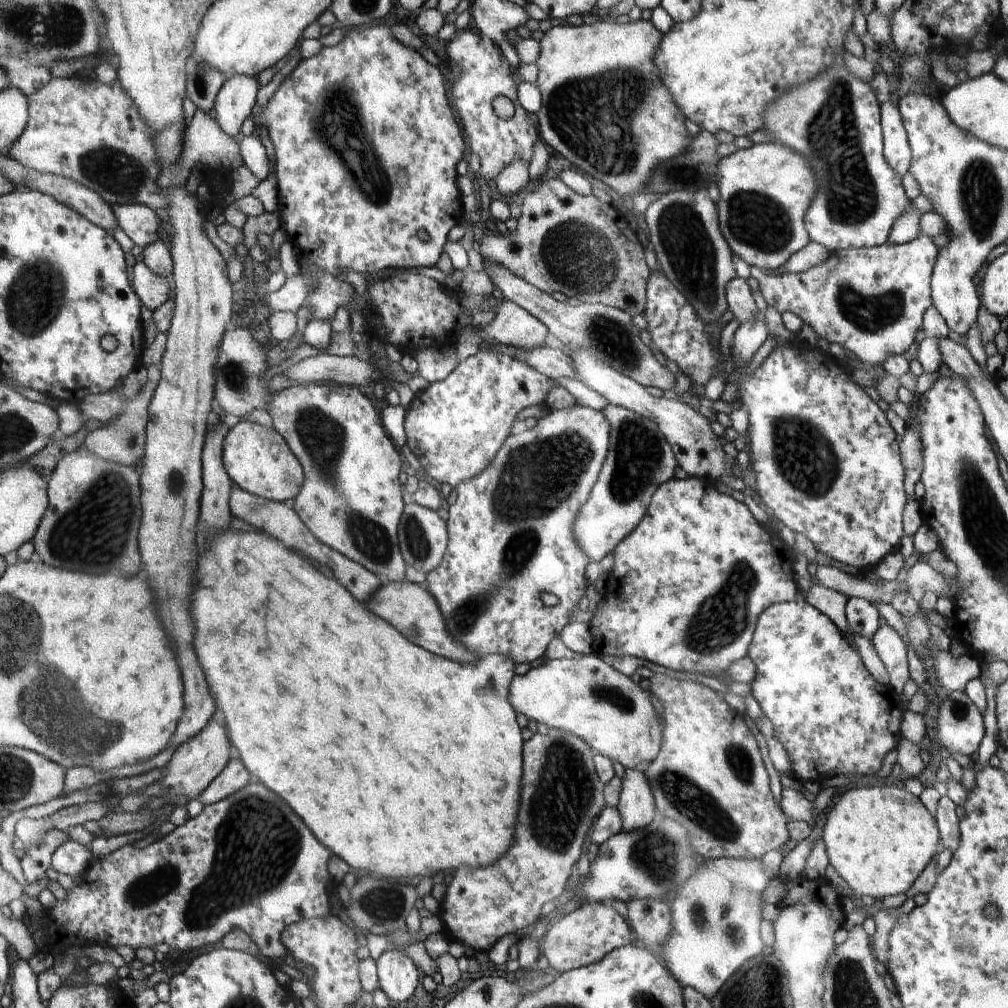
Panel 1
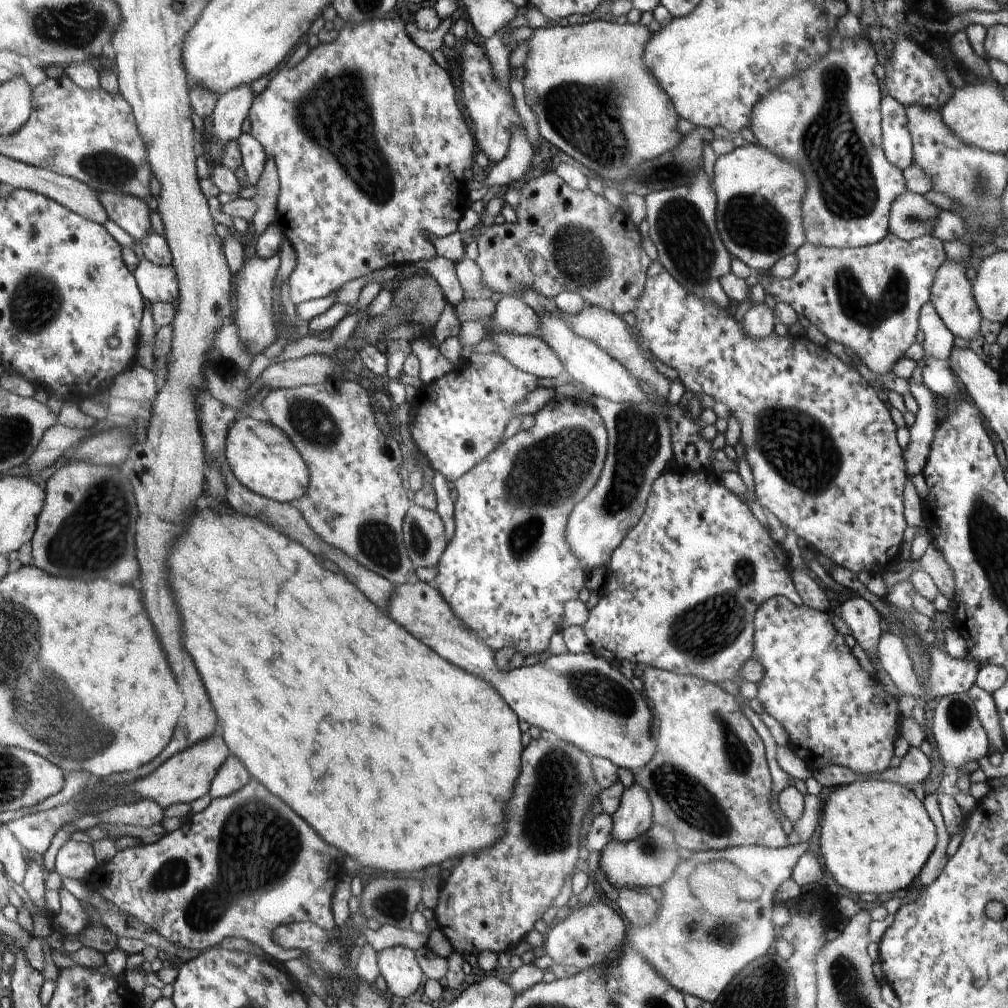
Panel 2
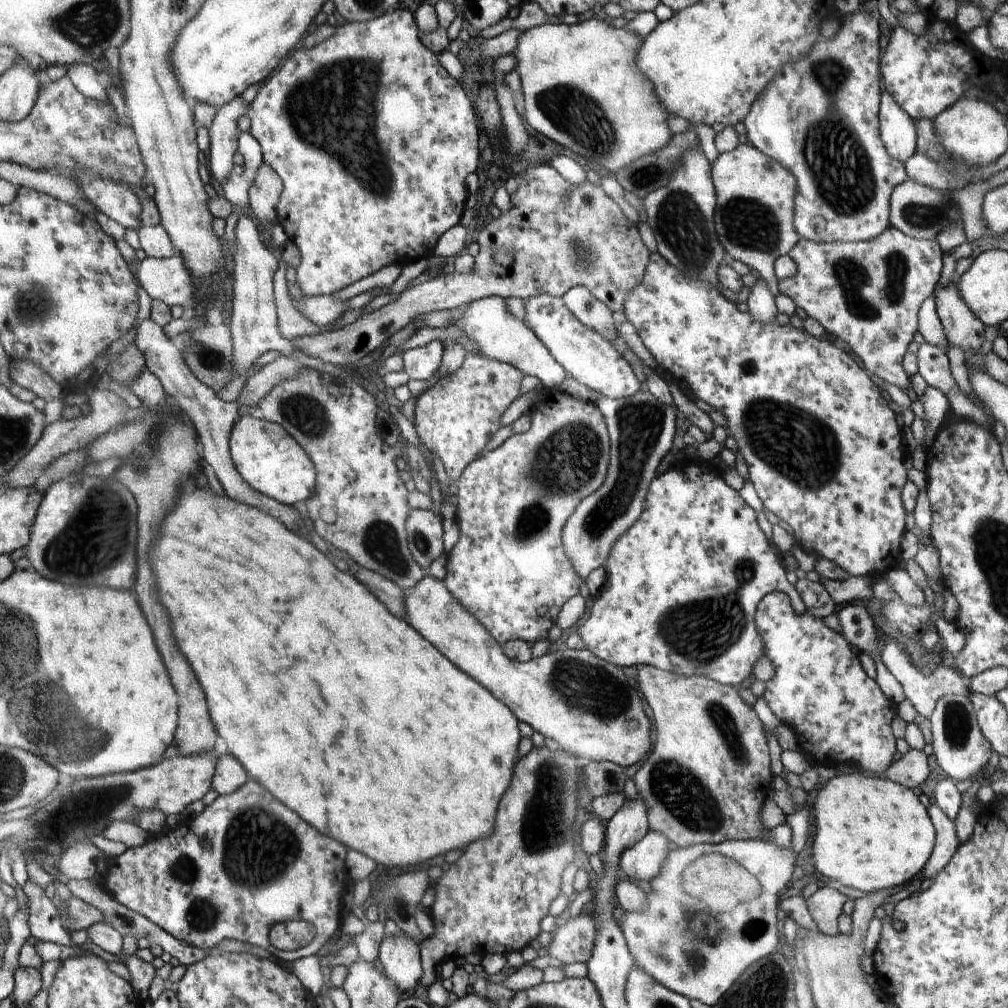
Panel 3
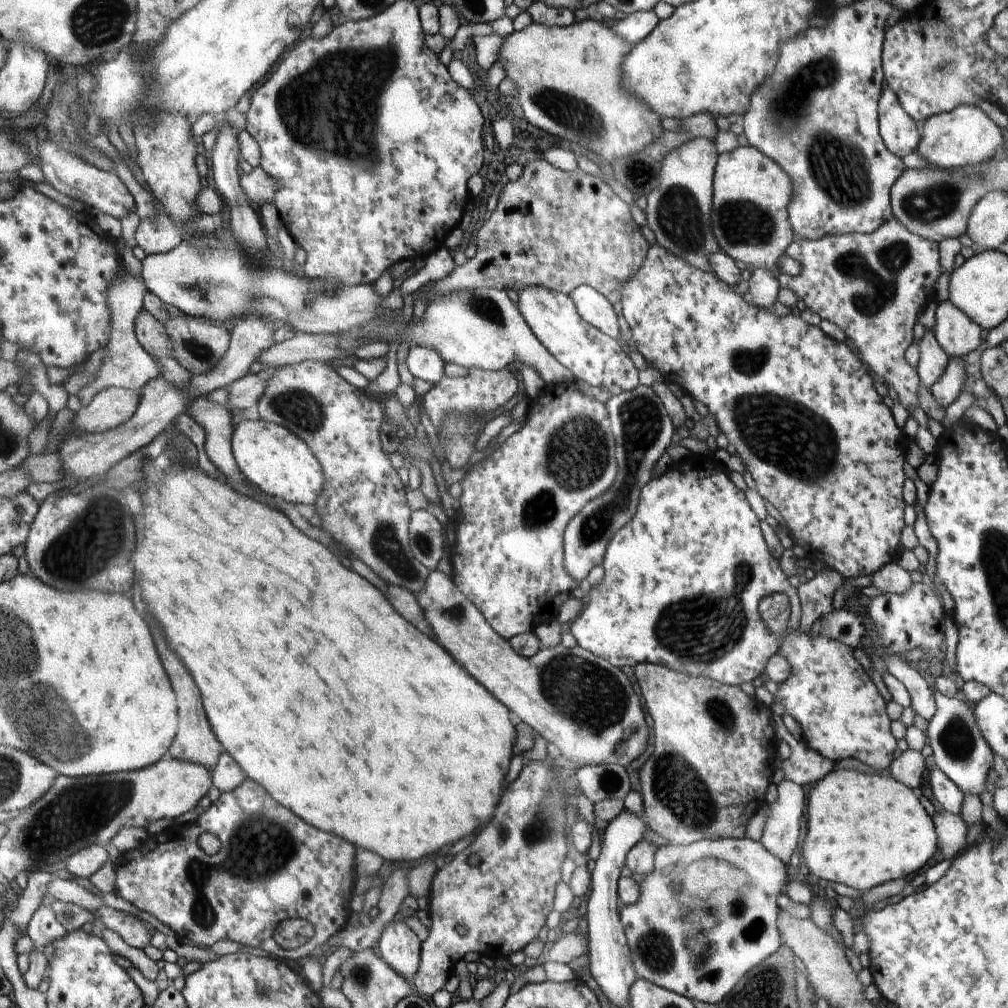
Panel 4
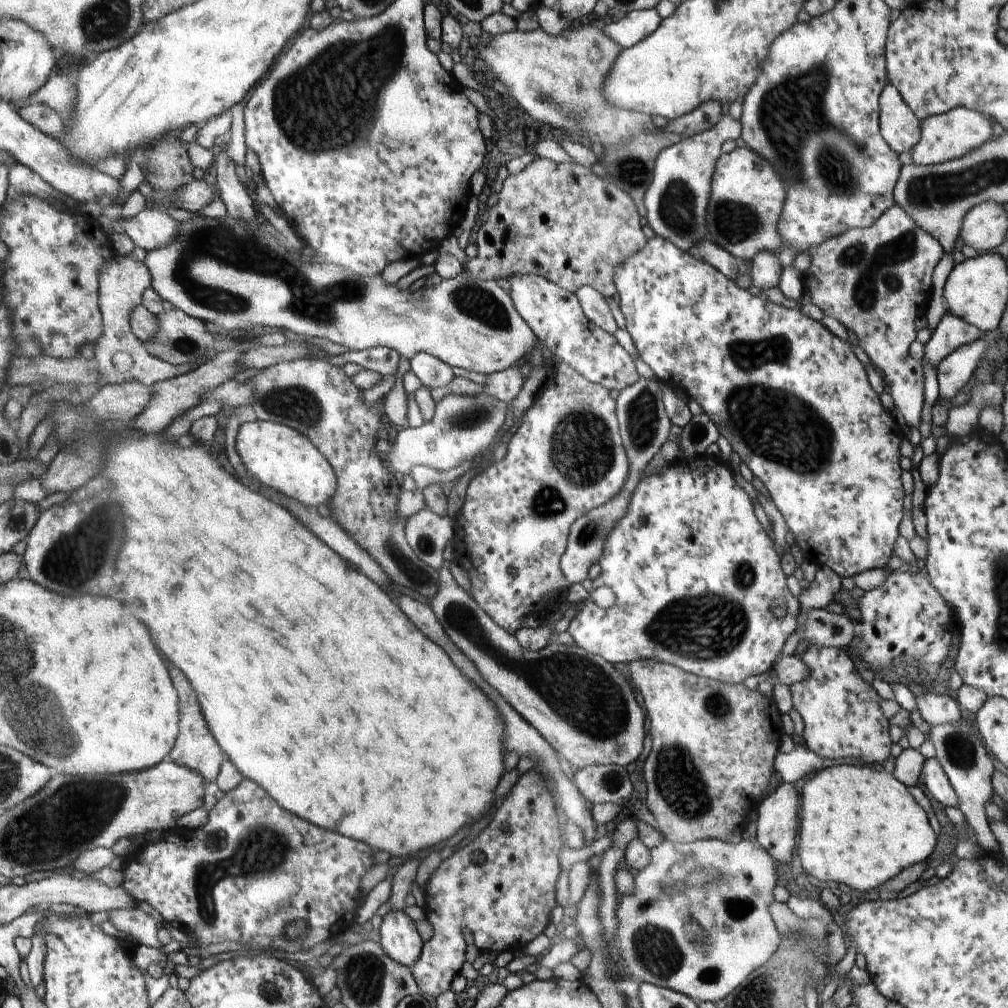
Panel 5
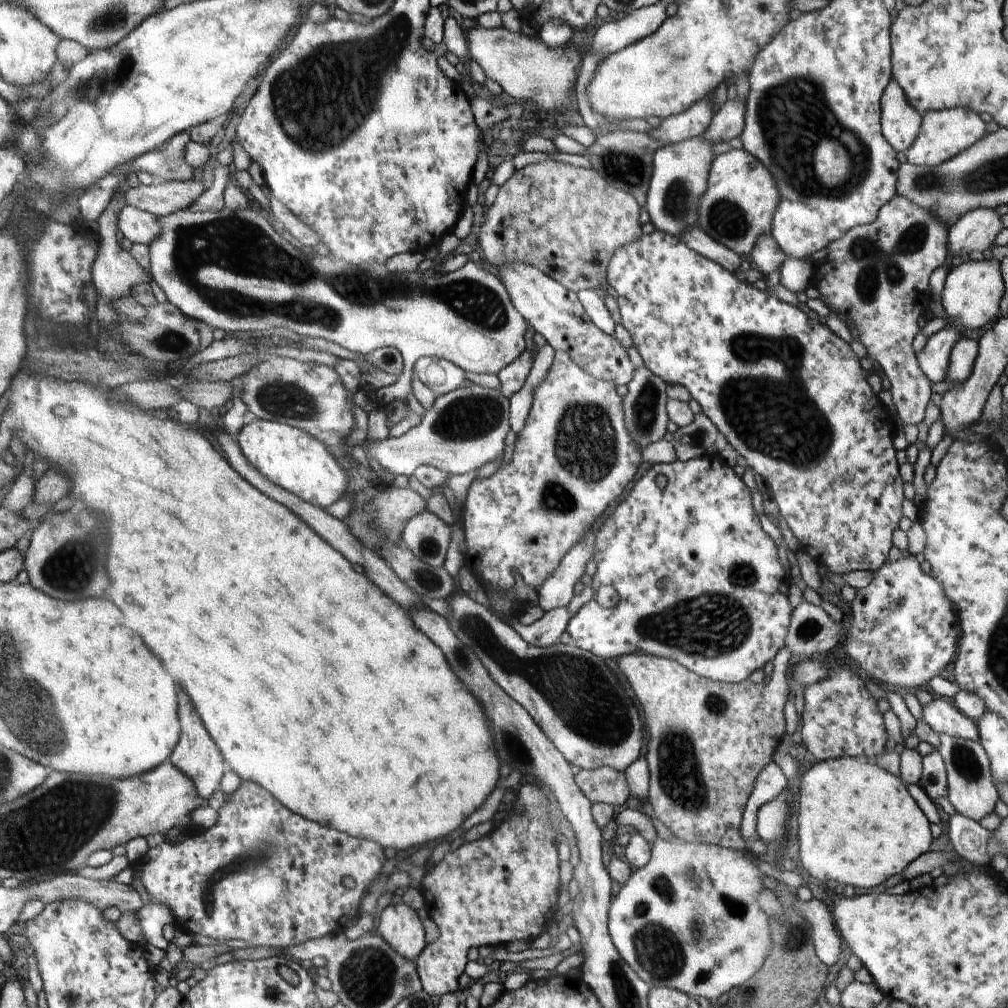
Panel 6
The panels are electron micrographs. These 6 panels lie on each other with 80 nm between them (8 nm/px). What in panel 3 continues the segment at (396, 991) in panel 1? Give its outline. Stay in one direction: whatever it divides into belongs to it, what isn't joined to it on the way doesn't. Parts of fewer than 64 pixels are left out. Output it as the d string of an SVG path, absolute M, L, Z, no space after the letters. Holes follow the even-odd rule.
M404 932L398 938L385 938L379 944L380 964L400 992L414 988L424 974L419 941Z

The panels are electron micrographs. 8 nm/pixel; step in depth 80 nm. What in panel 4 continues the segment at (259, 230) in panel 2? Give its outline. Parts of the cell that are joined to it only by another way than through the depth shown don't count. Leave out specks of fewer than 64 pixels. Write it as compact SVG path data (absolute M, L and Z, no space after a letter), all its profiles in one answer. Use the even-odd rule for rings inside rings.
M254 167L250 173L240 171L239 183L244 188L248 200L256 206L274 202L274 195L279 189L279 180L269 175L262 167Z

